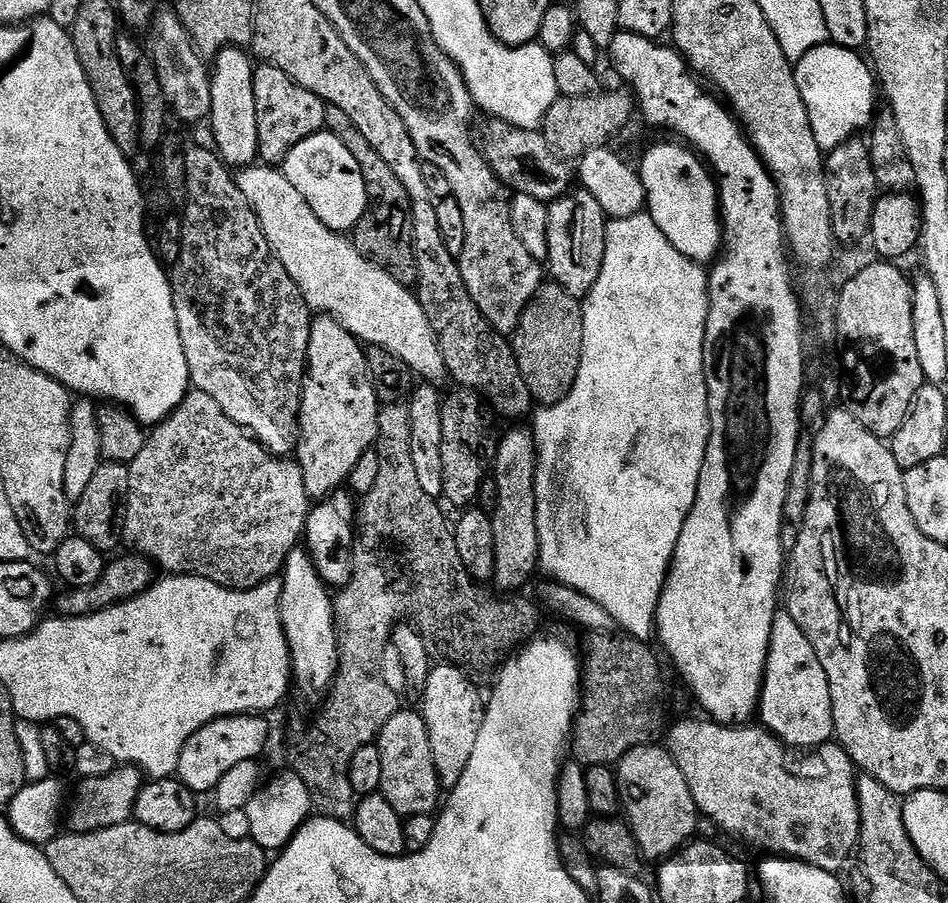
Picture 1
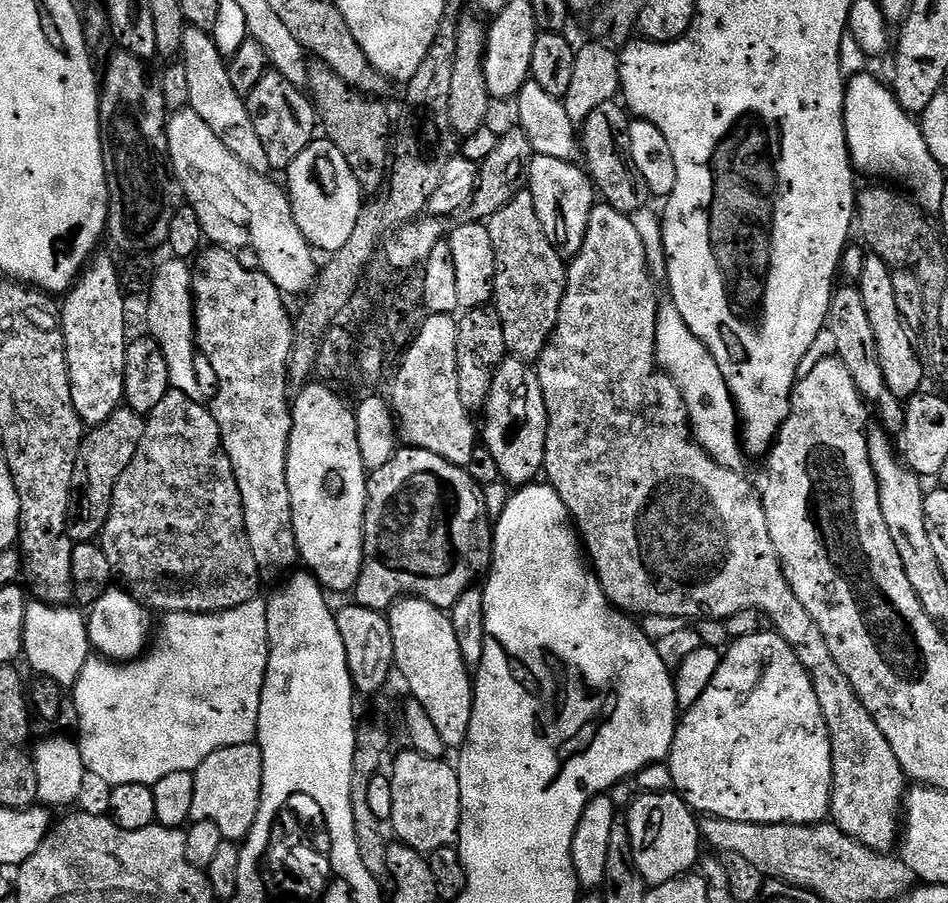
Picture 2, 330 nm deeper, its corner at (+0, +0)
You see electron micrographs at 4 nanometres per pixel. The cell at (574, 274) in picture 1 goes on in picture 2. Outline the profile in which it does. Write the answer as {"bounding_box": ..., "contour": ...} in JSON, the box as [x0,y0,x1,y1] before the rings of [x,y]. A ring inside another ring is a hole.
{"bounding_box":[526,155,598,258],"contour":[[[533,155],[526,168],[526,188],[532,193],[534,210],[538,210],[538,222],[542,222],[546,238],[550,238],[561,256],[571,258],[578,255],[590,214],[598,200],[592,177],[579,163]]]}

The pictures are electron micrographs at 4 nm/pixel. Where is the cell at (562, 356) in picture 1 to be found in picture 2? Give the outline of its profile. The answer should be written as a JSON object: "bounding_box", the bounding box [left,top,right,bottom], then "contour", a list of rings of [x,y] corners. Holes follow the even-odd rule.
{"bounding_box":[486,190,568,362],"contour":[[[527,190],[517,192],[516,196],[510,198],[510,202],[506,202],[506,206],[502,206],[502,210],[495,212],[486,223],[490,230],[490,239],[494,241],[496,263],[492,299],[498,317],[501,318],[507,355],[517,360],[535,362],[540,359],[542,350],[547,346],[558,322],[558,310],[562,306],[562,298],[568,285],[565,257],[552,245],[550,238],[546,238],[546,230],[542,230],[542,222],[538,222],[538,210],[534,210],[534,198]]]}

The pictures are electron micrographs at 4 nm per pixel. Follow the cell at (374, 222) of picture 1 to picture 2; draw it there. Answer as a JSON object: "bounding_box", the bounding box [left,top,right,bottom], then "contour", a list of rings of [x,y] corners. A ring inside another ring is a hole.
{"bounding_box":[307,58,394,193],"contour":[[[312,58],[308,62],[307,89],[316,105],[319,127],[323,135],[346,158],[354,178],[358,178],[361,193],[376,192],[385,187],[390,175],[390,141],[394,136],[394,120],[388,117],[388,108],[379,99],[365,96],[357,88],[350,87],[326,62]]]}

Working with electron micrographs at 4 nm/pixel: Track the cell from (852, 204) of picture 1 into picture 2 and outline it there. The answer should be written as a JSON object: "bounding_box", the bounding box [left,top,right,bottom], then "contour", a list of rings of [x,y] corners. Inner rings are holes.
{"bounding_box":[826,282,905,434],"contour":[[[844,282],[833,291],[830,298],[830,310],[826,321],[827,335],[832,335],[835,355],[850,370],[850,378],[858,386],[861,396],[876,411],[879,427],[889,434],[899,434],[904,429],[905,401],[896,397],[886,386],[886,376],[882,374],[882,362],[878,358],[878,342],[874,342],[874,330],[870,318],[866,315],[866,305],[862,303],[859,287],[852,282]]]}

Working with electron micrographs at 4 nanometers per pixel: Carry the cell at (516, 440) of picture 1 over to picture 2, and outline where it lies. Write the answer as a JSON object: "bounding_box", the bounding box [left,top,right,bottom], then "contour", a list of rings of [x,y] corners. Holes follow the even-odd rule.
{"bounding_box":[482,358,548,486],"contour":[[[515,358],[502,361],[494,374],[482,417],[482,444],[498,462],[501,481],[509,486],[533,483],[544,470],[548,415],[544,391],[538,382],[535,367],[529,361]]]}

